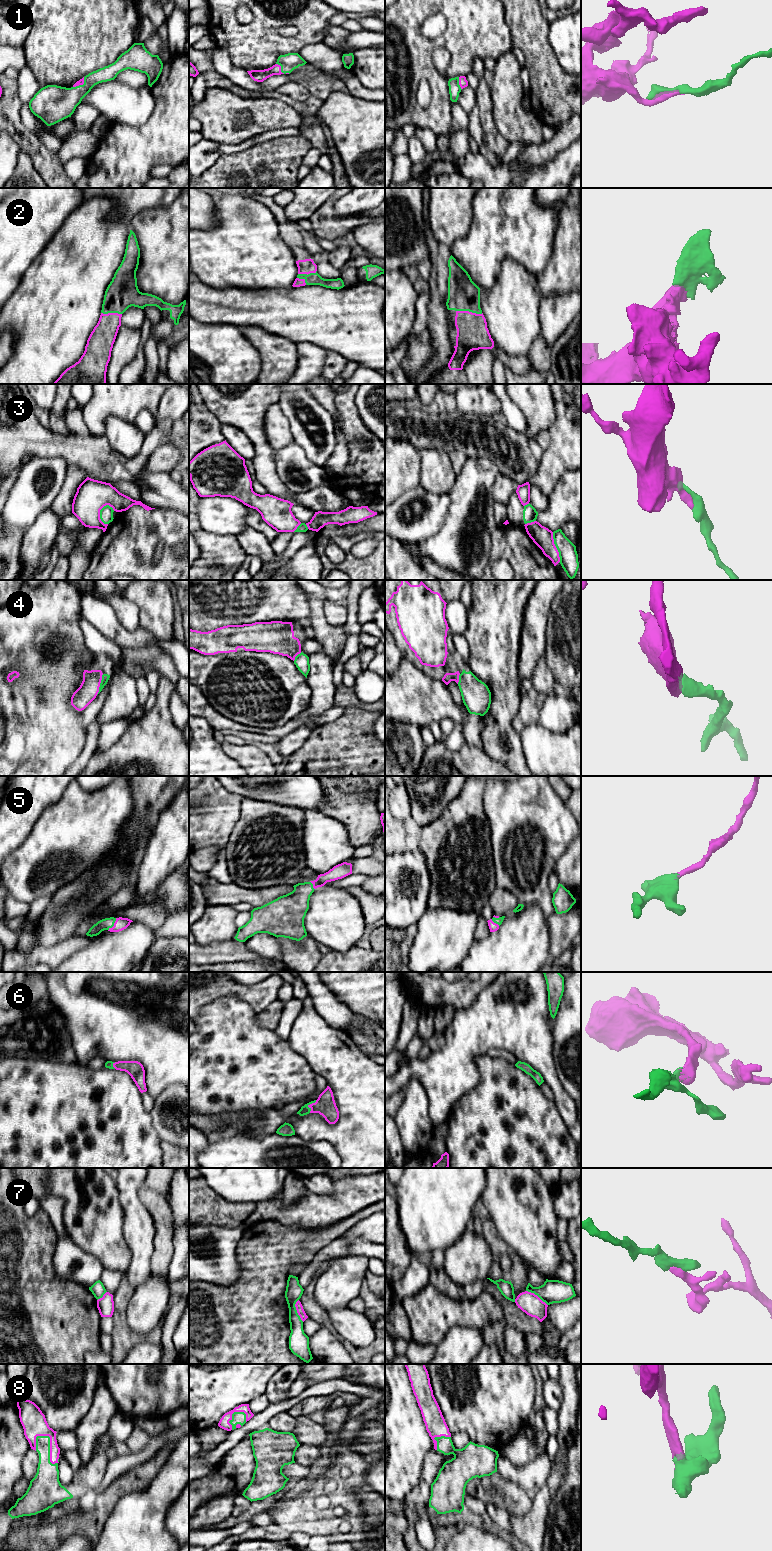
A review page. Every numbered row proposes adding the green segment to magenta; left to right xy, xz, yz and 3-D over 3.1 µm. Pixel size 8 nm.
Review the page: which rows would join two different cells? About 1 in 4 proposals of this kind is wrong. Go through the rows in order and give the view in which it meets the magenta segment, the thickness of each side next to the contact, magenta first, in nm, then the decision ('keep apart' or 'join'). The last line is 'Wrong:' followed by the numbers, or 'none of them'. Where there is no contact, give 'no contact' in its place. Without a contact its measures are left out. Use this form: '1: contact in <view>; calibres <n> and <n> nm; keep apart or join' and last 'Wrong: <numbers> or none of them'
1: contact in xz; calibres 100 and 140 nm; join
2: contact in yz; calibres 260 and 260 nm; join
3: contact in xy; calibres 260 and 110 nm; keep apart
4: contact in xy; calibres 160 and 60 nm; join
5: contact in xy; calibres 100 and 90 nm; join
6: contact in xz; calibres 170 and 70 nm; join
7: contact in xz; calibres 60 and 160 nm; keep apart
8: contact in xy; calibres 200 and 190 nm; join
Wrong: 3, 7

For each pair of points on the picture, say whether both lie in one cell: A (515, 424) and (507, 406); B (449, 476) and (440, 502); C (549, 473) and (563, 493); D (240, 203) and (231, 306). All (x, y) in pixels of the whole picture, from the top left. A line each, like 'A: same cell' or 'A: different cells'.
A: same cell
B: different cells
C: different cells
D: different cells

